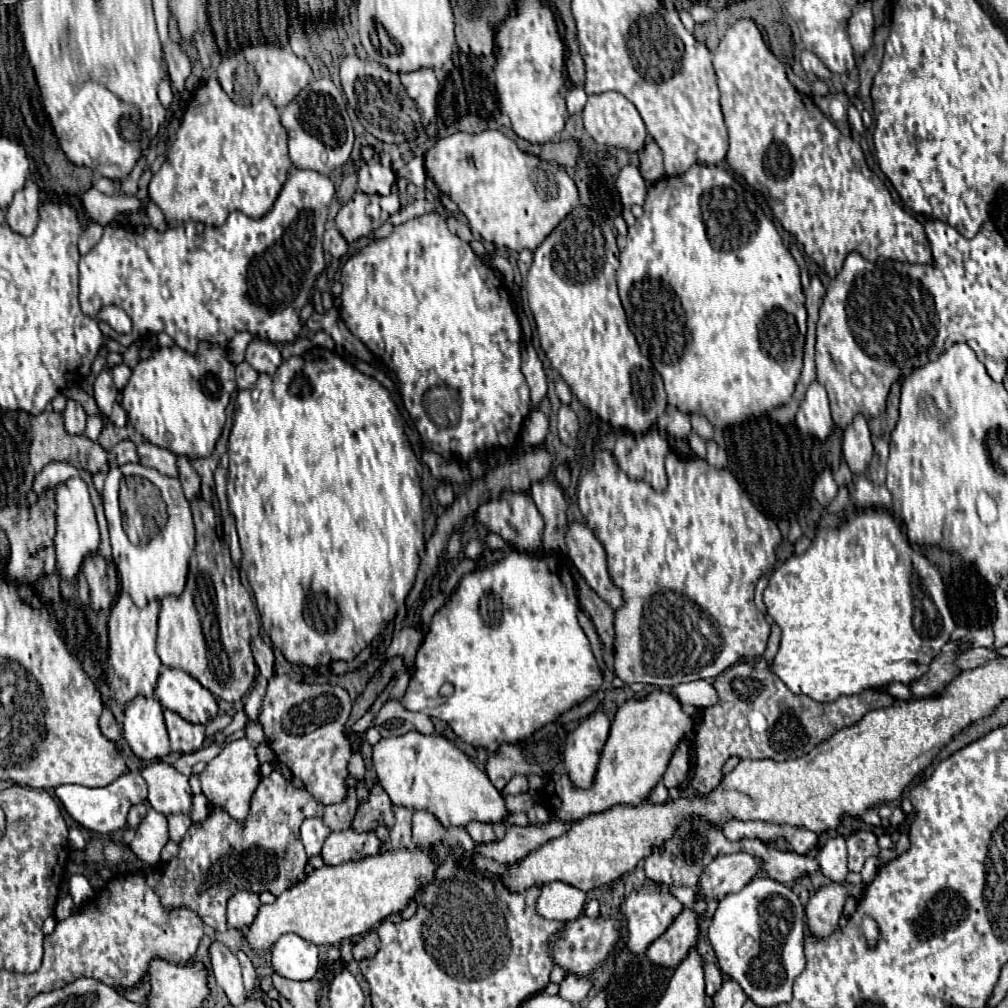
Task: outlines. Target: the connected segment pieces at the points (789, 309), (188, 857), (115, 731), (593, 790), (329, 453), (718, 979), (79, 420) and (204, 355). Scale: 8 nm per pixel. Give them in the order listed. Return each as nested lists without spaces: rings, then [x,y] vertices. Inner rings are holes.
[[[693,165],[687,173],[677,177],[663,177],[651,185],[647,193],[647,201],[643,205],[643,217],[629,227],[627,245],[621,251],[621,267],[617,269],[617,285],[623,309],[627,313],[629,325],[641,353],[649,353],[653,367],[659,371],[665,383],[669,405],[677,407],[683,413],[699,413],[711,421],[713,427],[727,427],[745,421],[753,415],[765,415],[775,407],[787,405],[795,391],[795,383],[799,381],[799,373],[803,367],[803,345],[805,345],[805,295],[801,291],[799,267],[793,261],[791,253],[783,247],[781,235],[775,225],[765,217],[763,209],[753,203],[753,197],[723,169],[723,167],[707,167]]]
[[[273,771],[269,777],[261,779],[245,823],[237,823],[225,811],[213,809],[203,823],[189,827],[181,841],[179,855],[161,865],[161,877],[149,877],[147,881],[159,895],[165,911],[185,907],[195,911],[205,925],[215,931],[225,931],[225,905],[235,891],[271,891],[279,895],[283,889],[303,879],[307,855],[299,837],[299,827],[305,817],[337,819],[337,825],[351,825],[357,805],[357,795],[349,793],[341,803],[321,807],[307,789],[297,789],[281,773]]]
[[[103,705],[103,713],[99,717],[99,729],[105,737],[109,737],[111,741],[117,741],[121,737],[121,727],[115,721],[115,715],[111,713],[111,709],[107,705]]]
[[[655,689],[645,699],[627,699],[615,713],[609,739],[597,767],[595,783],[589,789],[575,789],[567,775],[553,775],[543,791],[543,805],[551,807],[551,819],[579,821],[593,813],[607,811],[615,805],[639,805],[647,799],[651,789],[661,781],[673,751],[687,731],[693,729],[693,717],[683,711],[679,699]],[[551,791],[551,795],[549,795]]]
[[[315,347],[307,353],[303,353],[301,357],[289,357],[281,363],[281,367],[273,373],[273,375],[259,375],[255,383],[255,387],[251,389],[245,389],[238,391],[236,400],[236,412],[235,419],[233,419],[233,429],[231,429],[231,435],[229,435],[229,475],[227,475],[227,499],[229,499],[229,509],[233,513],[235,520],[236,530],[239,533],[239,541],[241,543],[251,543],[251,549],[249,549],[249,555],[251,555],[251,565],[247,569],[247,577],[249,577],[249,585],[253,589],[253,595],[255,595],[255,603],[257,603],[257,609],[261,613],[261,623],[263,623],[263,629],[265,633],[271,637],[273,641],[273,647],[277,651],[281,651],[281,655],[293,663],[293,665],[307,665],[307,667],[321,667],[321,665],[329,665],[331,661],[337,661],[337,659],[343,659],[343,661],[351,661],[353,657],[357,657],[369,643],[371,639],[375,639],[381,629],[393,621],[397,616],[398,611],[405,606],[405,600],[409,589],[413,587],[415,576],[420,564],[420,555],[425,549],[424,539],[424,519],[423,513],[421,513],[421,463],[417,461],[411,445],[409,445],[409,439],[403,431],[403,421],[401,421],[401,415],[389,395],[389,391],[379,383],[375,381],[373,377],[369,375],[363,375],[361,371],[357,371],[353,365],[349,365],[347,361],[343,361],[339,355],[335,355],[333,351],[329,349],[321,349],[321,347]]]
[[[705,963],[705,981],[707,981],[707,995],[713,997],[721,989],[721,983],[723,983],[721,971],[715,963]]]
[[[67,399],[67,407],[65,407],[65,411],[63,411],[63,419],[65,419],[65,429],[67,429],[67,433],[71,433],[71,435],[83,435],[87,415],[85,415],[83,407],[81,407],[77,401]]]
[[[209,343],[199,345],[199,353],[191,355],[179,347],[173,349],[157,349],[151,359],[143,359],[133,369],[133,375],[123,389],[121,407],[127,413],[127,419],[153,445],[165,447],[175,455],[185,455],[189,459],[209,457],[215,449],[215,441],[221,435],[225,423],[225,407],[229,403],[231,393],[235,391],[235,365],[227,361],[225,349],[213,347]]]

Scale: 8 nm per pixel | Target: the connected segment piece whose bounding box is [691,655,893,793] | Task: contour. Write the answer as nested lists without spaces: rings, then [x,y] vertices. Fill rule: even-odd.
[[[759,655],[753,661],[743,661],[737,663],[729,669],[725,669],[719,677],[715,677],[715,689],[719,693],[719,705],[707,707],[701,725],[697,727],[697,737],[695,737],[695,753],[697,753],[697,765],[695,765],[695,775],[691,779],[691,785],[695,787],[697,793],[709,793],[719,781],[723,779],[721,767],[723,763],[731,757],[737,755],[741,759],[793,759],[793,757],[803,757],[807,751],[813,751],[819,743],[827,741],[831,735],[835,735],[839,729],[845,729],[853,723],[857,723],[861,717],[865,717],[869,711],[889,707],[893,703],[893,697],[885,691],[879,689],[867,689],[859,695],[843,695],[833,703],[819,703],[809,699],[807,695],[797,695],[787,689],[787,685],[771,671],[771,665],[765,663],[765,657]],[[757,709],[767,717],[767,731],[755,733],[747,725],[747,715]]]

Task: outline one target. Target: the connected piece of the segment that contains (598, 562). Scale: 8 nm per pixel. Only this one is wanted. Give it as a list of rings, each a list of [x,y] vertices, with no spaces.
[[[573,523],[567,529],[567,549],[569,559],[575,563],[587,585],[595,589],[613,609],[623,605],[623,593],[613,585],[607,571],[607,555],[603,545],[591,533],[589,527]]]

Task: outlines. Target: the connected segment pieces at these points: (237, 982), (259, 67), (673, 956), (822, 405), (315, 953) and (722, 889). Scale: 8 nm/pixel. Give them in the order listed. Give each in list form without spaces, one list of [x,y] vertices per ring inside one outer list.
[[[219,941],[211,943],[209,953],[211,953],[211,969],[219,987],[225,991],[231,1005],[241,1005],[245,997],[243,997],[241,967],[239,967],[237,957]]]
[[[257,45],[257,47],[245,49],[245,57],[247,57],[247,63],[253,63],[255,73],[259,75],[259,87],[263,89],[263,93],[271,99],[271,103],[277,109],[285,107],[289,101],[293,101],[311,79],[311,67],[307,65],[307,61],[293,55],[293,51],[289,47]]]
[[[683,909],[681,915],[671,923],[671,927],[647,947],[647,959],[661,967],[677,967],[689,949],[697,943],[699,925],[697,913]]]
[[[817,381],[811,383],[807,389],[807,395],[803,399],[803,405],[799,407],[799,413],[795,417],[795,423],[803,435],[813,435],[821,441],[825,441],[833,429],[833,419],[829,411],[829,399]]]
[[[295,933],[281,935],[271,949],[271,967],[285,979],[309,981],[319,971],[319,949]]]
[[[731,853],[717,857],[699,877],[699,891],[705,899],[723,899],[729,893],[743,889],[757,873],[761,865],[747,853]]]

